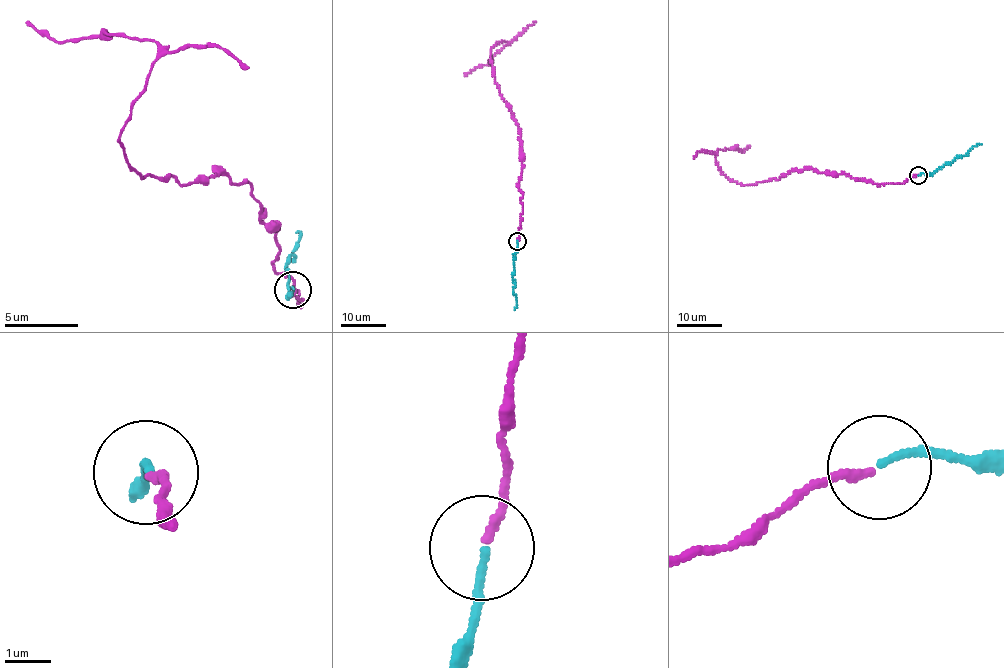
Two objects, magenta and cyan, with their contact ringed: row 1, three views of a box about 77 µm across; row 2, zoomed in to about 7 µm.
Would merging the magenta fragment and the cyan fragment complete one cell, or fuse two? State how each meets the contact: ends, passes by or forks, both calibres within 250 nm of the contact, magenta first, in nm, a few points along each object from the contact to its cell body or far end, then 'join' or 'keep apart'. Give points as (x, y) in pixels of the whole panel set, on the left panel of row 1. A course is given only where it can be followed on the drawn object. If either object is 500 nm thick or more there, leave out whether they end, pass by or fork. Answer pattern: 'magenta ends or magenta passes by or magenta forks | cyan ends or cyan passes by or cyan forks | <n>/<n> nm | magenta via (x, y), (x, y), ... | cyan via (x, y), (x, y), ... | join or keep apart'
magenta ends | cyan ends | 170/140 nm | magenta via (293, 291), (301, 306), (249, 183), (137, 173), (118, 136), (155, 42), (57, 40), (26, 20) | cyan via (293, 289), (292, 294), (286, 269), (300, 234), (294, 234) | join

